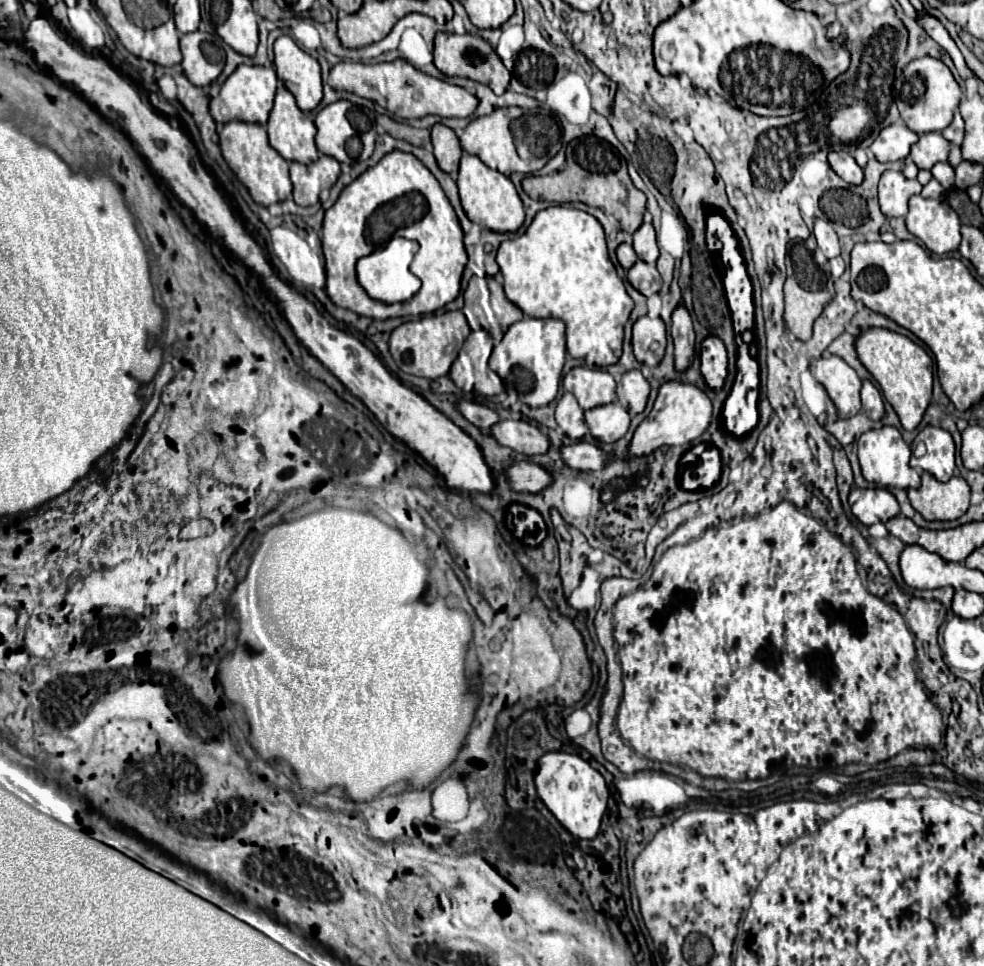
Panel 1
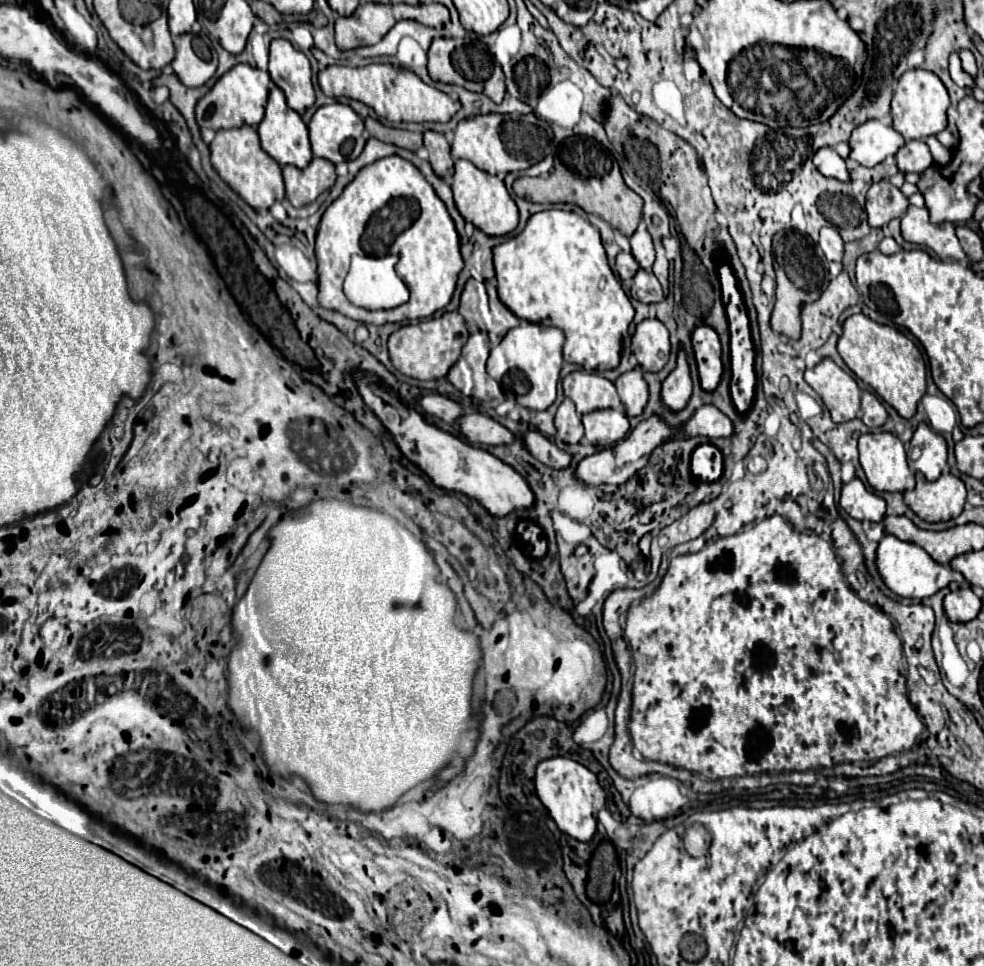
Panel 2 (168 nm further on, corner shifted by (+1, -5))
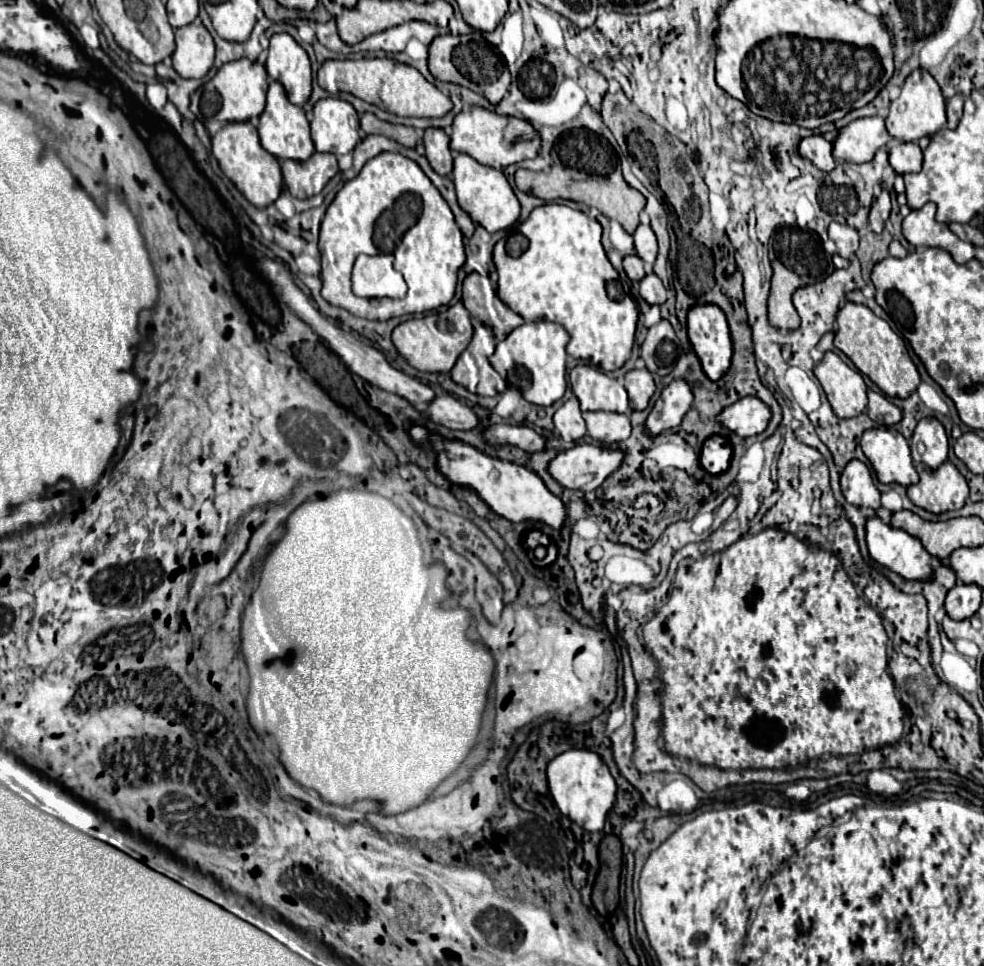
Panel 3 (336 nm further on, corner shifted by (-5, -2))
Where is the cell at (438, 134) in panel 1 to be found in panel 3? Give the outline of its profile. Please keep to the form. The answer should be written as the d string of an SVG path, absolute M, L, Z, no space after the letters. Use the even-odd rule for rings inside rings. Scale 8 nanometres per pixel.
M425 129L425 155L439 175L449 175L453 171L453 155L449 151L449 137L443 129Z

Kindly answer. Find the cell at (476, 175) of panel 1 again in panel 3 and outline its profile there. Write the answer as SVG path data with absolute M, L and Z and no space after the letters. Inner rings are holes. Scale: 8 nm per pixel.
M457 153L453 159L453 183L459 207L463 207L463 211L467 211L467 215L479 225L483 225L489 233L507 229L519 219L519 201L503 171L481 165L465 153Z

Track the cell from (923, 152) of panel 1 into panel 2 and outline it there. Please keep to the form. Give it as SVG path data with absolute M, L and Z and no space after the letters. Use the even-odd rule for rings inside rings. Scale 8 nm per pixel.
M923 140L905 142L905 146L897 152L895 158L901 172L925 172L933 164L929 146Z

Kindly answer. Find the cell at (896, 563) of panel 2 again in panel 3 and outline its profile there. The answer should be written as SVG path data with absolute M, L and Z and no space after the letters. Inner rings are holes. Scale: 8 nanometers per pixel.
M877 515L867 519L865 525L865 537L867 537L867 547L869 547L869 555L883 567L899 573L905 579L929 579L931 571L933 571L933 557L923 549L923 545L919 543L919 539L915 539L913 535L901 531L901 529L893 529L891 525L885 525Z

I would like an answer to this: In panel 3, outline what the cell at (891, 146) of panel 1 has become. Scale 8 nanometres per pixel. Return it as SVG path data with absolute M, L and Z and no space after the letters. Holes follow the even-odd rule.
M859 117L839 129L833 141L833 159L837 163L867 163L873 159L875 151L893 141L885 129L885 119L881 117Z

